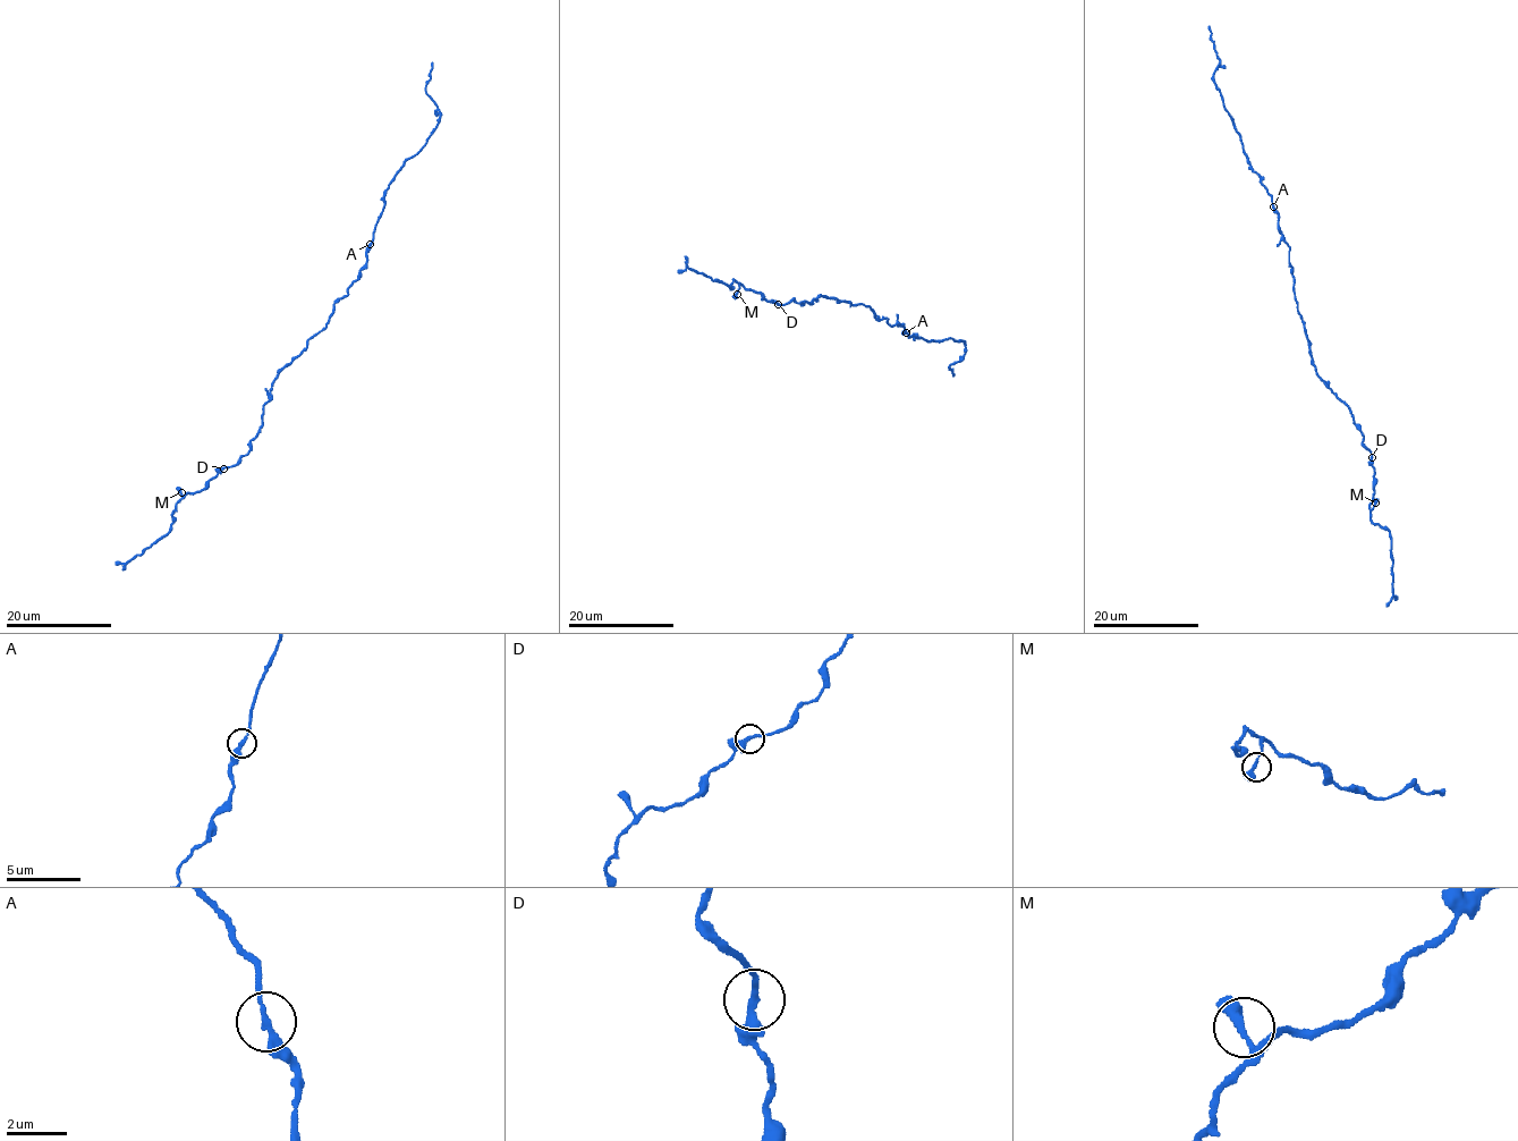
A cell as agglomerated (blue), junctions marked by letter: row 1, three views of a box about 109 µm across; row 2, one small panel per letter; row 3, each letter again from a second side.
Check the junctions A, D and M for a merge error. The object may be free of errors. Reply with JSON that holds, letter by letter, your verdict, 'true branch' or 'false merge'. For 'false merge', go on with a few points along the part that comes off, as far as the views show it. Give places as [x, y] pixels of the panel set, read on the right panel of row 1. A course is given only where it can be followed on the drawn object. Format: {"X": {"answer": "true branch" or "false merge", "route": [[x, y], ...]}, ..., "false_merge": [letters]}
{"A": {"answer": "true branch"}, "D": {"answer": "true branch"}, "M": {"answer": "true branch"}, "false_merge": []}

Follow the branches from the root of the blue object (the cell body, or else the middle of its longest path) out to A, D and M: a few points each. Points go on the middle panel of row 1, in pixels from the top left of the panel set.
A: (859, 304), (867, 306), (874, 318), (885, 319), (890, 326), (902, 326), (902, 335), (906, 334)
D: (859, 304), (821, 295), (813, 303), (795, 299), (778, 304)
M: (859, 304), (821, 295), (813, 303), (795, 299), (779, 305), (758, 293), (745, 290), (741, 285), (737, 294)

